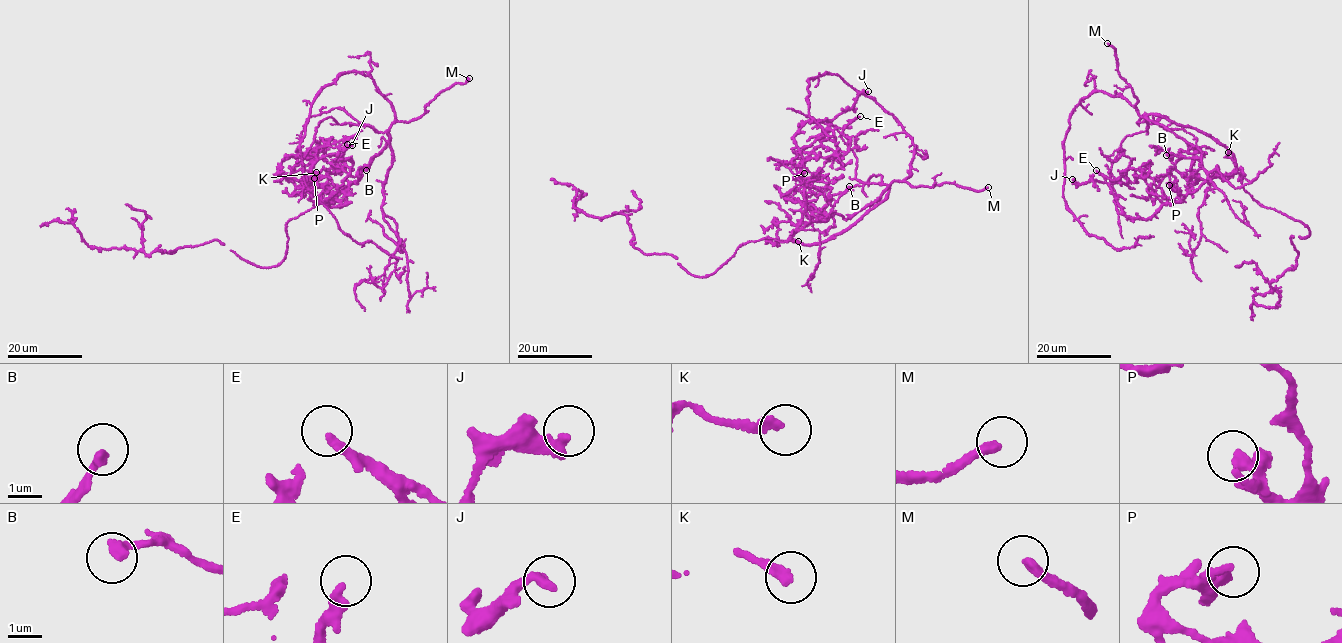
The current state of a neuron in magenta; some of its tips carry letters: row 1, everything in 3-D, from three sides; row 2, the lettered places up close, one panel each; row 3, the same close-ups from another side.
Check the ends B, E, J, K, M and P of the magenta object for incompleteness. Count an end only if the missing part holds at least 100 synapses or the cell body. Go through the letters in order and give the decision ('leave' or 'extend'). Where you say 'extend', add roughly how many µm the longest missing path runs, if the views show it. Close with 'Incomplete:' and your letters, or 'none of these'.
B: leave
E: leave
J: leave
K: leave
M: extend; missing 30 µm
P: leave
Incomplete: M

